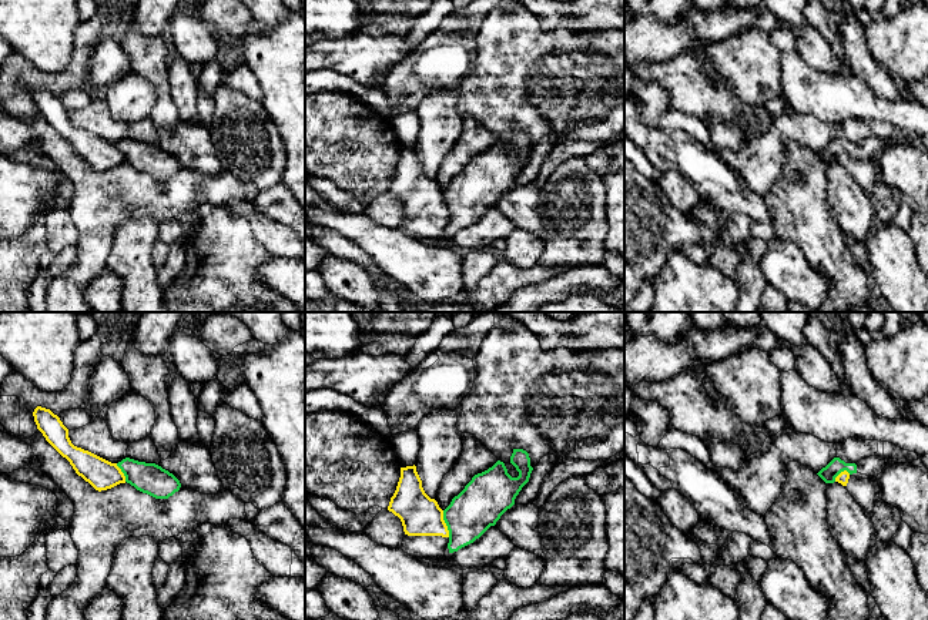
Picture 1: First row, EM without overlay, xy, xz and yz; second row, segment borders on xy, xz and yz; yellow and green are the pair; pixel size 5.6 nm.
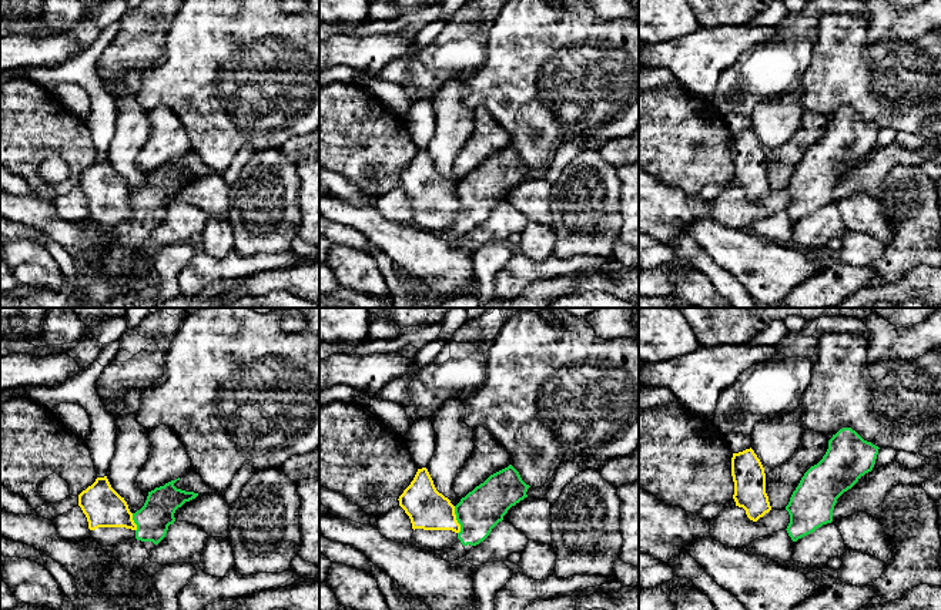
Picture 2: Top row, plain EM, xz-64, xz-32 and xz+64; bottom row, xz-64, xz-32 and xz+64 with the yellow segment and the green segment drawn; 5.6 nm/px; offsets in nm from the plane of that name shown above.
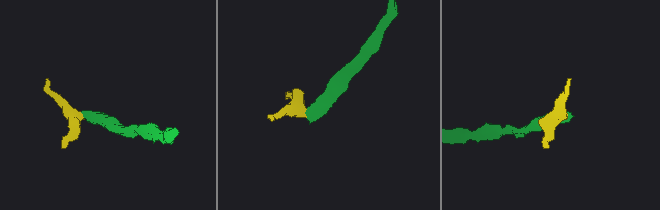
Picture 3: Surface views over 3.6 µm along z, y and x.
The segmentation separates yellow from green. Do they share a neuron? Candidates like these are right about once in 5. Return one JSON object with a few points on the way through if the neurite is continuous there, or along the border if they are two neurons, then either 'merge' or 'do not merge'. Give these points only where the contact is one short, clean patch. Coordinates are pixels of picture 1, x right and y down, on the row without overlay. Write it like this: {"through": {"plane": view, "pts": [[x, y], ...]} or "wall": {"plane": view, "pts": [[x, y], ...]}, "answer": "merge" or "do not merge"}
{"wall": {"plane": "xz", "pts": [[442, 191], [442, 200], [449, 217]]}, "answer": "do not merge"}

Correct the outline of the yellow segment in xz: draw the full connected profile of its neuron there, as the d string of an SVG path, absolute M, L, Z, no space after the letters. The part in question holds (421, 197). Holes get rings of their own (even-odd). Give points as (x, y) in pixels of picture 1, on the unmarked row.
M415 145L401 148L401 158L388 191L402 202L405 234L426 241L443 241L449 222L443 191L425 174Z

